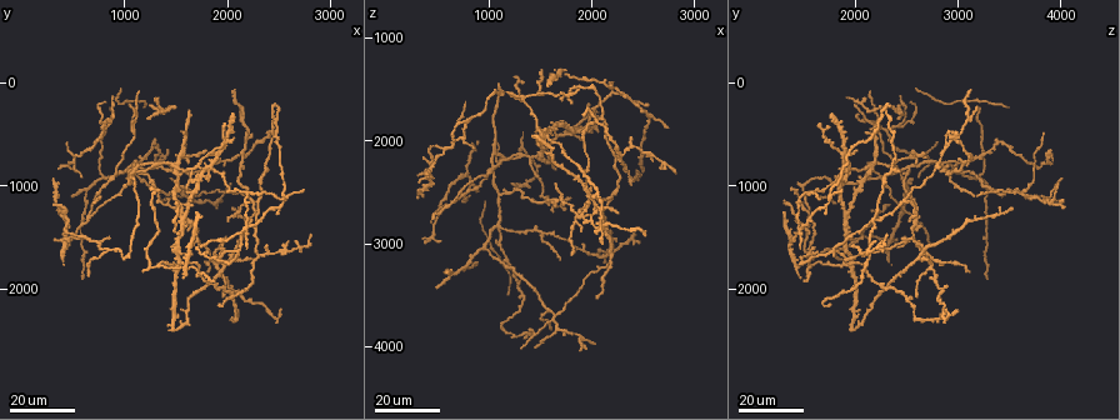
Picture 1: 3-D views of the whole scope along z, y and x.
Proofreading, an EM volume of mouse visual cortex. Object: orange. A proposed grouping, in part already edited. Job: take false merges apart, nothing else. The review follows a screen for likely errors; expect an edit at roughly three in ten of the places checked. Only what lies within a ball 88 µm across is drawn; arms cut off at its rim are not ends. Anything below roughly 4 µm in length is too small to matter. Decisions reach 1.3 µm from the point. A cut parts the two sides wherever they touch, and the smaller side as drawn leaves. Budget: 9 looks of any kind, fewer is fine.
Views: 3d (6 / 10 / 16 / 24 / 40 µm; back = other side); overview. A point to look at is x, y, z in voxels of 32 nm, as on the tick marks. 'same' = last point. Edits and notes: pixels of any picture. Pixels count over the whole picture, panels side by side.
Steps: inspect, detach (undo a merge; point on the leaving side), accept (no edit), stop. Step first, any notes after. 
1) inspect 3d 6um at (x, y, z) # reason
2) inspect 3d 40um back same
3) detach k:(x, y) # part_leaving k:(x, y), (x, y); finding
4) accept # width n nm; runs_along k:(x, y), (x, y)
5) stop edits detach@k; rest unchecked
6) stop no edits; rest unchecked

inspect 3d 24um at (1720, 1500, 2540) # three-way junction

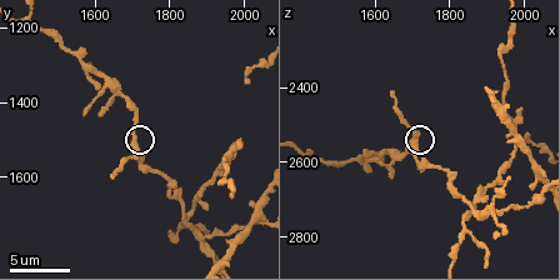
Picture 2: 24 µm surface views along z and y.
inspect 3d 10um at (1710, 1510, 2560)

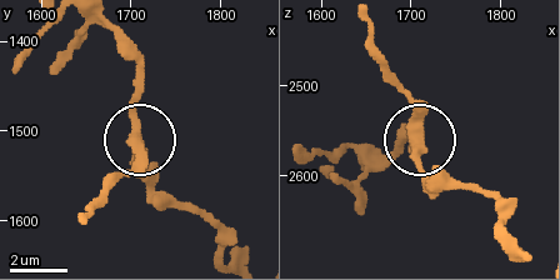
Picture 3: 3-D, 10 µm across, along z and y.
accept # width 350 nm; runs_along 3:(101, 25), (138, 75), (130, 125), (138, 154), (111, 188); one neuron here

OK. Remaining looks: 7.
inspect 3d 16um at (1560, 1080, 3640) # side arm on a straight run

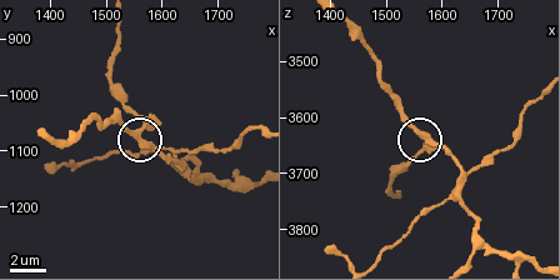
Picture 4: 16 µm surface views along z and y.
inspect 3d 10um at (1555, 1065, 3630)

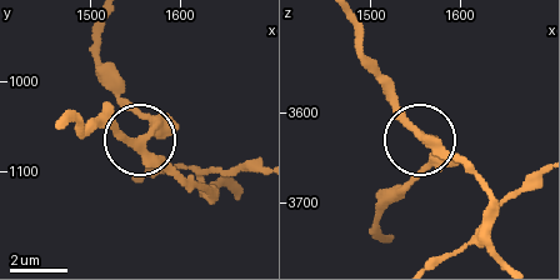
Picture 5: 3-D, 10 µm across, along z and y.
inspect 3d 6um at (1560, 1070, 3625)

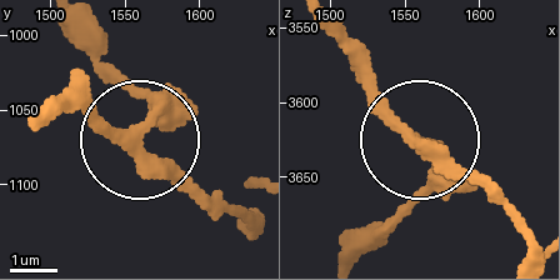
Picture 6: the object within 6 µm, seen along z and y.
accept # continuous, no second neuron

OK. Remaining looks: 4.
inspect 3d 16um at (820, 400, 2440) # three-way junction

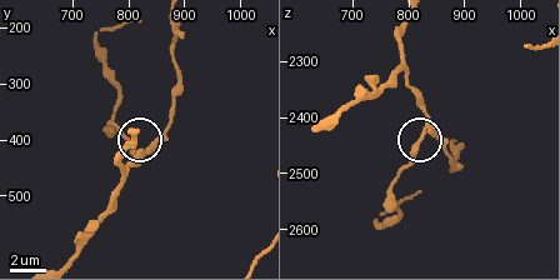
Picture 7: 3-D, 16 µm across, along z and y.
inspect 3d 10um at (840, 415, 2425)

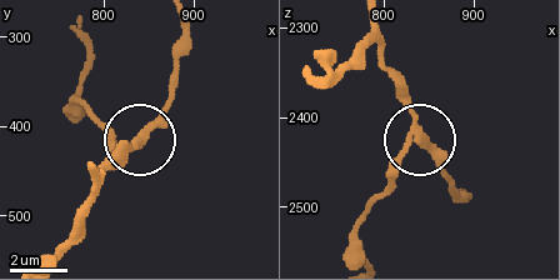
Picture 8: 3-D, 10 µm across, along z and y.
accept # width 260 nm; all the same neuron

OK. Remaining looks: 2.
inspect 3d 16um at (960, 880, 3040) # small branch off a trunk

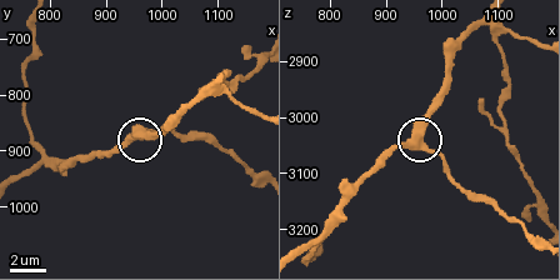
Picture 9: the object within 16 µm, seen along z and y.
inspect 3d 10um same

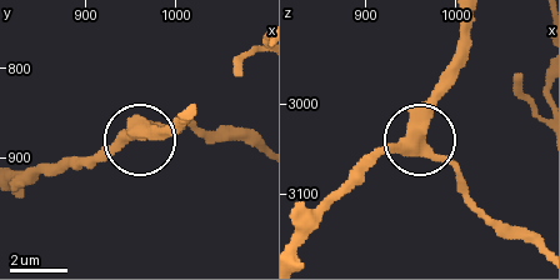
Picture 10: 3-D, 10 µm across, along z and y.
accept # width 330 nm; runs_along 10:(474, 21), (464, 64), (423, 129), (361, 158); continuous, no second neuron

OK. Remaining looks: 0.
stop no edits; rest unchecked

